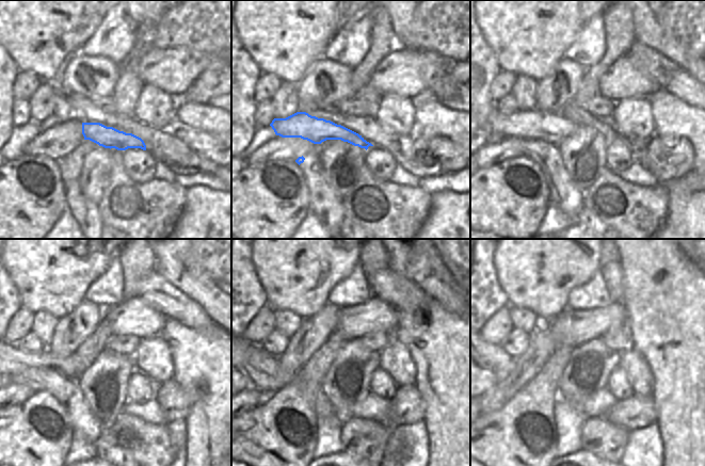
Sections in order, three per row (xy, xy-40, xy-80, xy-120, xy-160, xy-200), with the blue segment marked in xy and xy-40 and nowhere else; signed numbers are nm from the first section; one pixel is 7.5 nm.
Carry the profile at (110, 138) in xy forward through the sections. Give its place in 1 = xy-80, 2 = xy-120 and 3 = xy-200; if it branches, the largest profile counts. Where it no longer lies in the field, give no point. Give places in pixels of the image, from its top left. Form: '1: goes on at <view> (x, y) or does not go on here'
1: goes on at xy-80 (532, 127)
2: goes on at xy-120 (43, 371)
3: goes on at xy-200 (492, 357)

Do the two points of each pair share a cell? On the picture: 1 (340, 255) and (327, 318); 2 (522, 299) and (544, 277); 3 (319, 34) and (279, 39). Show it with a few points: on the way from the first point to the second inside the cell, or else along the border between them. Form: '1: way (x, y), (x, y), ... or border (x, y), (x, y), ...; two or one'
1: border (327, 302), (315, 314), (307, 317); two
2: way (528, 292), (540, 283); one
3: way (309, 34), (289, 34); one

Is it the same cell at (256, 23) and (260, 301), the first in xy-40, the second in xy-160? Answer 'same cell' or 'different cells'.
different cells

